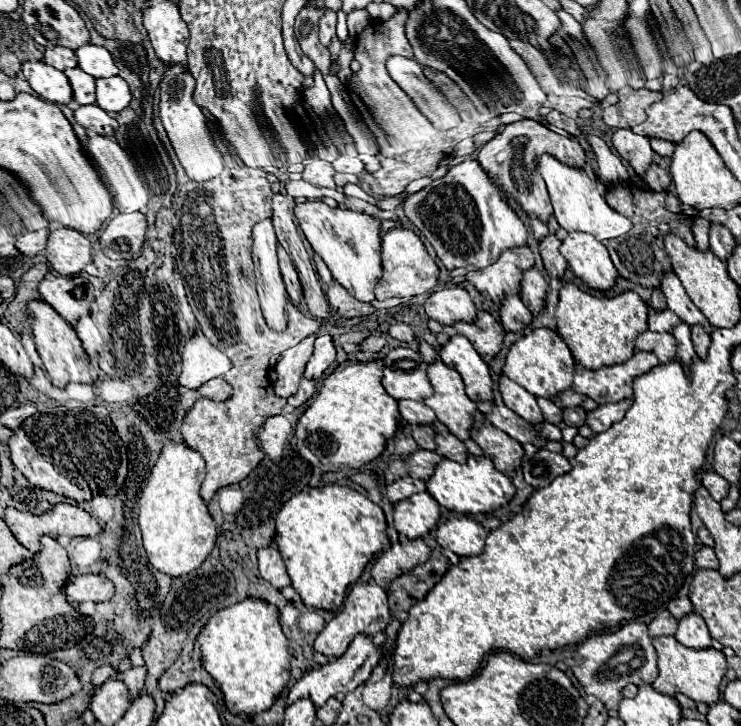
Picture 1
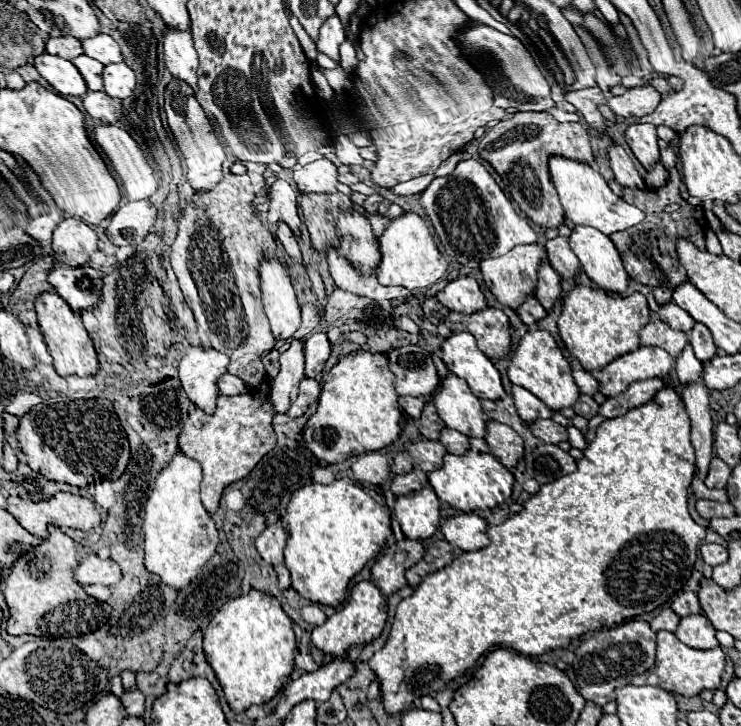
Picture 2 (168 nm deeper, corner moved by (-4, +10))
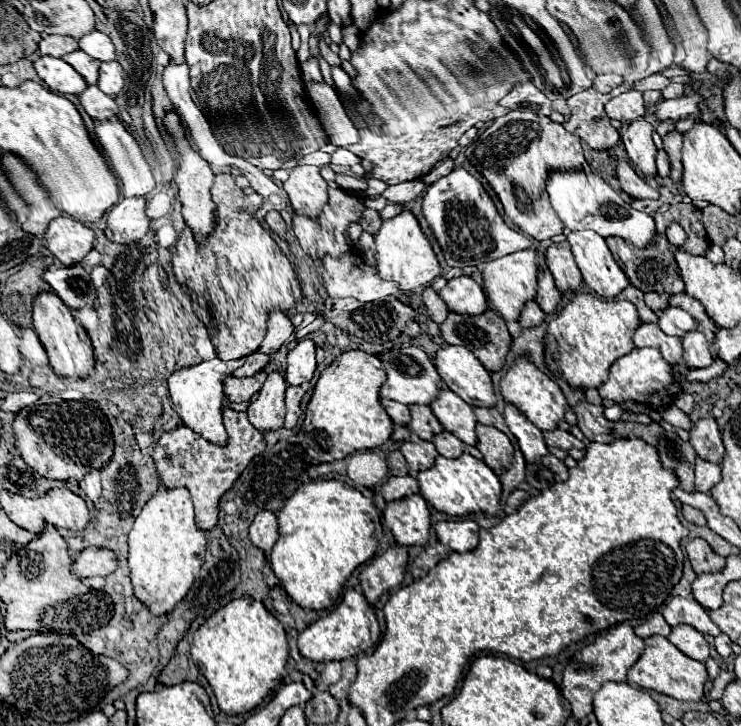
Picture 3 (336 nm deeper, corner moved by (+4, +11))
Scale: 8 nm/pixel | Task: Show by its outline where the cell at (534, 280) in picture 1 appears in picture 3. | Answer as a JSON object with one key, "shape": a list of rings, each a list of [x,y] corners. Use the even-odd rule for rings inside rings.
{"shape":[[[541,269],[539,275],[539,287],[537,287],[537,297],[535,301],[539,303],[539,307],[545,311],[545,313],[553,313],[561,301],[561,293],[557,291],[555,283],[553,283],[553,275],[549,269]]]}

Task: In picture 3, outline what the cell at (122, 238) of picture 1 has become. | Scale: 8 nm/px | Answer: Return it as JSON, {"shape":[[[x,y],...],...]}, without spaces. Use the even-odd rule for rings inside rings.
{"shape":[[[145,197],[121,199],[107,213],[105,235],[113,243],[133,243],[149,231],[149,217],[145,213]]]}

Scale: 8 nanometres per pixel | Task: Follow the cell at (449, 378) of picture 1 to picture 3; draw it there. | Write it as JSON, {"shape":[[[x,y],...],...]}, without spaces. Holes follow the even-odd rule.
{"shape":[[[443,387],[439,391],[439,397],[431,403],[431,411],[449,433],[459,437],[467,445],[477,445],[475,437],[477,419],[473,415],[473,409],[451,389]]]}

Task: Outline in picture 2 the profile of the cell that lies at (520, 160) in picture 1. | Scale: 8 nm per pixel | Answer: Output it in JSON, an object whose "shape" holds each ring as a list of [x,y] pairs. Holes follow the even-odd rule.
{"shape":[[[517,112],[513,118],[501,120],[481,138],[479,154],[501,176],[517,206],[541,228],[559,228],[559,224],[565,220],[559,196],[555,196],[555,186],[549,178],[547,158],[555,154],[587,164],[593,162],[587,130],[579,122],[561,124],[547,112]]]}

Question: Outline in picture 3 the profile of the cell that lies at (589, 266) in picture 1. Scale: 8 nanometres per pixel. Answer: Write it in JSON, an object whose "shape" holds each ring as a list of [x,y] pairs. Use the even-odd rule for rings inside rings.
{"shape":[[[571,231],[567,235],[573,257],[585,283],[603,299],[615,299],[629,279],[613,259],[605,239],[595,231]]]}

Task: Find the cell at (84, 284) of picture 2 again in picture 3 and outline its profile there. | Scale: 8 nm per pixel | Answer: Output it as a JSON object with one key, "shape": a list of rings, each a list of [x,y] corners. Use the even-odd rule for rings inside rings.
{"shape":[[[51,265],[43,279],[51,285],[51,289],[61,297],[61,301],[71,309],[91,307],[97,299],[93,281],[89,273],[81,265],[71,267],[55,267]]]}

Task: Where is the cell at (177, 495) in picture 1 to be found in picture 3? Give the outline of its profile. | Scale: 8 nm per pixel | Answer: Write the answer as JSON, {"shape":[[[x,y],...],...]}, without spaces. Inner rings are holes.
{"shape":[[[159,489],[143,507],[129,533],[129,569],[135,597],[147,605],[151,615],[169,615],[173,607],[187,595],[193,581],[199,575],[205,555],[205,533],[195,527],[193,503],[187,489]]]}

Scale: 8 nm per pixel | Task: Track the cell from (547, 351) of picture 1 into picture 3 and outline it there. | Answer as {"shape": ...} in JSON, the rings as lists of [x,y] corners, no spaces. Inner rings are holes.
{"shape":[[[525,357],[515,359],[513,367],[501,379],[499,391],[501,391],[501,395],[503,395],[503,399],[507,403],[515,405],[541,431],[553,431],[553,429],[557,429],[557,423],[563,421],[563,415],[567,411],[567,401],[565,401],[559,385],[553,379],[549,379],[545,373],[541,373],[535,365],[531,365]]]}

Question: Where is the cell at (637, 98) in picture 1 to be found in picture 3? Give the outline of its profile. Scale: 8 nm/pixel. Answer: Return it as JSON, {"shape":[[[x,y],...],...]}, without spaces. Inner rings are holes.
{"shape":[[[629,91],[629,93],[623,93],[623,95],[617,95],[613,97],[607,105],[607,115],[611,119],[617,119],[617,121],[635,121],[639,117],[645,115],[645,107],[643,107],[643,95],[641,91]]]}

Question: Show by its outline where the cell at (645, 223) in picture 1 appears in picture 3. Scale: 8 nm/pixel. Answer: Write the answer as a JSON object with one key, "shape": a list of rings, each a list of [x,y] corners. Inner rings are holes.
{"shape":[[[663,187],[663,189],[659,189],[659,191],[661,191],[661,197],[659,197],[657,201],[635,199],[635,201],[631,203],[635,209],[645,211],[645,213],[651,213],[651,215],[655,215],[657,209],[659,209],[661,205],[669,203],[671,211],[669,211],[667,215],[659,217],[659,221],[657,221],[657,239],[655,239],[655,245],[653,245],[653,247],[647,247],[647,249],[633,247],[633,245],[629,245],[629,243],[619,247],[615,237],[609,237],[609,239],[607,239],[607,245],[609,245],[609,249],[613,251],[613,255],[615,255],[617,263],[619,263],[619,267],[621,267],[621,269],[625,271],[625,275],[629,277],[631,285],[635,285],[637,289],[641,289],[643,293],[647,293],[647,291],[655,291],[655,293],[675,295],[675,293],[683,293],[683,281],[681,281],[681,275],[679,275],[679,267],[677,267],[677,263],[675,263],[675,251],[677,251],[677,247],[671,247],[671,243],[669,243],[667,237],[665,237],[665,229],[667,229],[667,225],[669,225],[671,221],[679,221],[679,223],[683,225],[683,229],[689,231],[689,237],[693,237],[693,239],[697,239],[697,237],[705,239],[705,251],[709,249],[709,239],[707,239],[707,233],[705,233],[705,231],[699,233],[699,227],[701,227],[701,211],[699,211],[699,209],[693,209],[693,213],[695,213],[695,219],[693,219],[693,217],[691,217],[691,211],[689,211],[689,205],[683,205],[683,201],[681,201],[681,193],[679,193],[677,189]],[[673,203],[677,203],[677,207],[673,207]],[[695,227],[697,227],[697,229],[695,229]]]}

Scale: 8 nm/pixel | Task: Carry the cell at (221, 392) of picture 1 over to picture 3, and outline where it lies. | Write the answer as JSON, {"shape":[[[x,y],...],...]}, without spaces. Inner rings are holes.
{"shape":[[[259,371],[257,375],[253,377],[243,377],[243,379],[237,379],[237,377],[227,377],[225,379],[225,395],[229,401],[237,401],[237,403],[243,403],[243,401],[251,401],[253,395],[263,387],[267,379],[267,373]]]}

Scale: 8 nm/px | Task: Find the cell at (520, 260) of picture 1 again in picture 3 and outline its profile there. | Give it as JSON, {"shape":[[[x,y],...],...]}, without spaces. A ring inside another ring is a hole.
{"shape":[[[533,249],[505,255],[501,259],[479,265],[479,271],[485,281],[485,291],[491,305],[501,313],[505,321],[519,321],[523,305],[535,297],[537,291],[537,255]]]}

